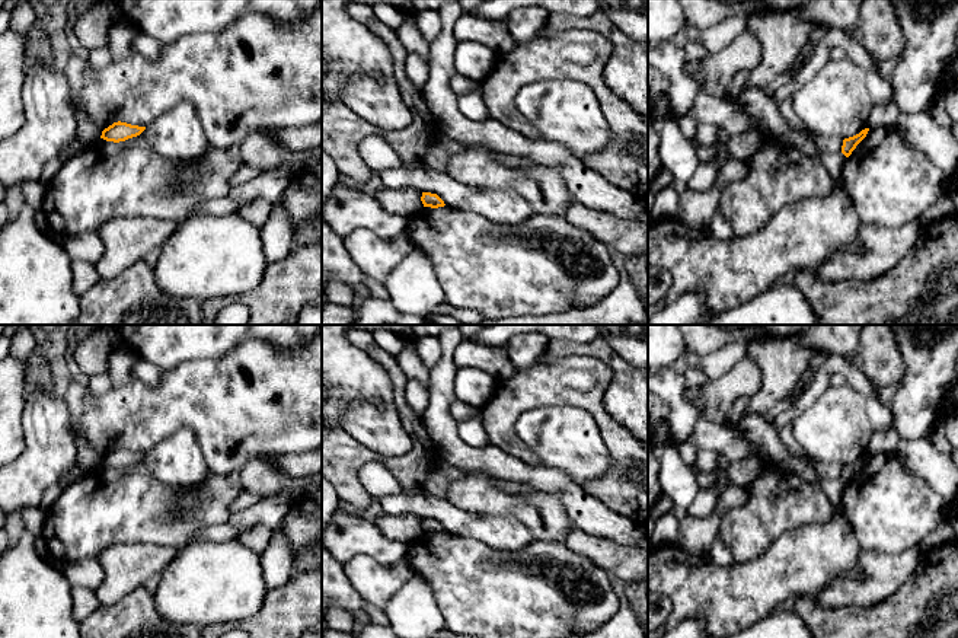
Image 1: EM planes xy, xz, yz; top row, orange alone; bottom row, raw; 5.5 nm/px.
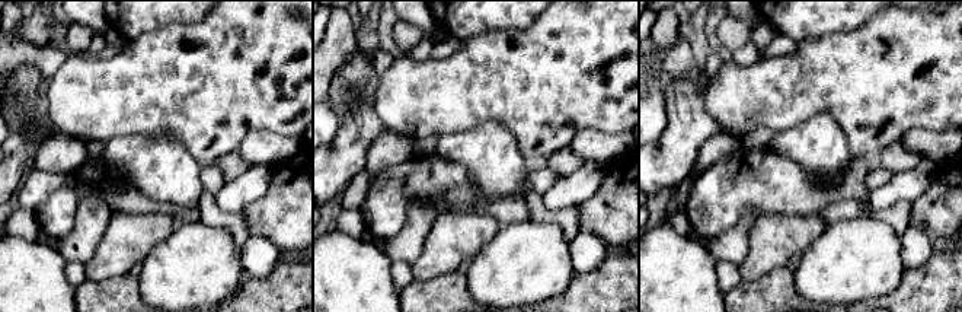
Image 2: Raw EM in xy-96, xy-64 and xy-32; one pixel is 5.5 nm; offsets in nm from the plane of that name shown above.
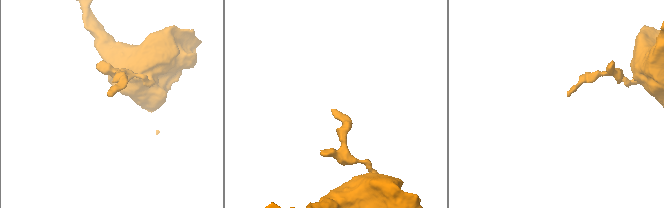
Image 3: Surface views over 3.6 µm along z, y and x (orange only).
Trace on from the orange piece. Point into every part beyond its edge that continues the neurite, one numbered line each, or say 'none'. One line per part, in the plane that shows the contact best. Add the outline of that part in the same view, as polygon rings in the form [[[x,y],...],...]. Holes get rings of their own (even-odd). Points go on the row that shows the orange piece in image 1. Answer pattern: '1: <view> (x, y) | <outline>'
none

